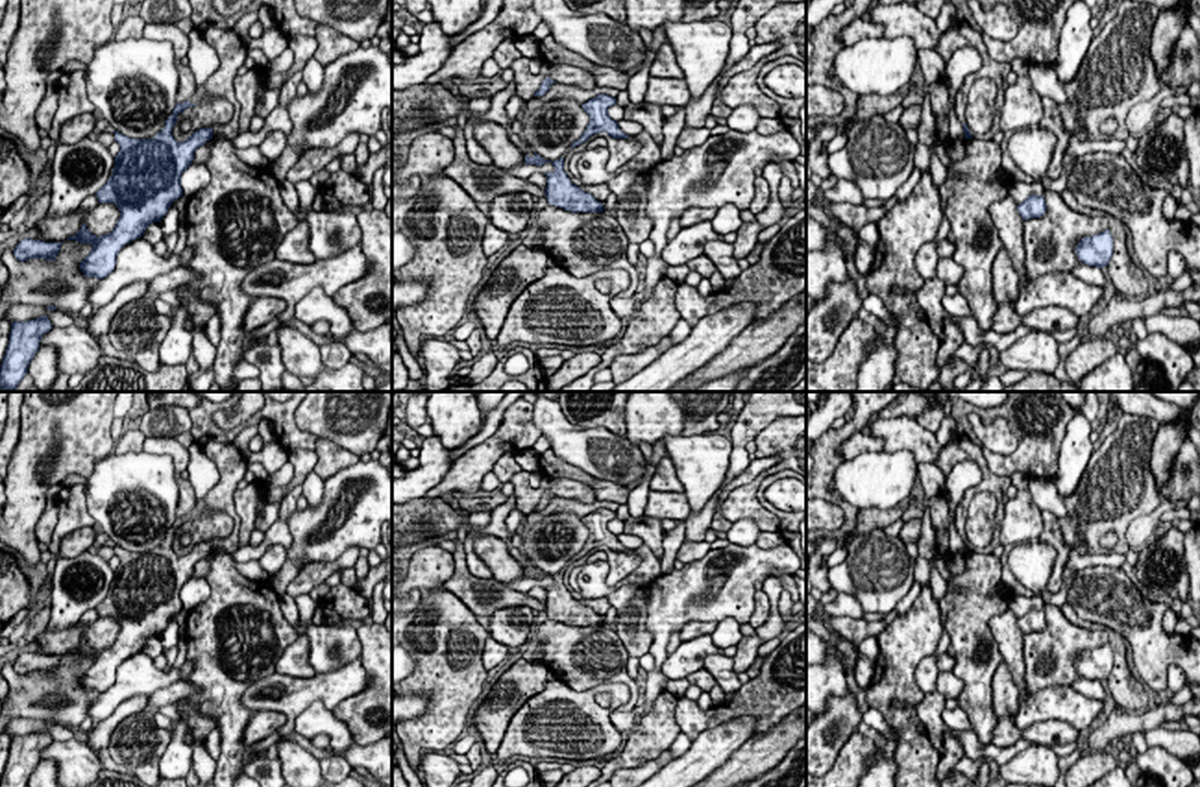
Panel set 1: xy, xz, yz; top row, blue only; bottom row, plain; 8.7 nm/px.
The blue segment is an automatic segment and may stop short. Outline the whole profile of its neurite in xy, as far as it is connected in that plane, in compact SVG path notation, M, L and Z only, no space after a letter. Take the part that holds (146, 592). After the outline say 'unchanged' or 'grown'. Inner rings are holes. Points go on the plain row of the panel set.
M211 440L203 445L205 454L216 464L220 480L203 497L196 501L190 514L176 517L165 541L153 552L129 552L118 545L115 556L120 565L115 569L115 582L107 597L94 608L98 617L115 617L120 632L107 648L92 648L85 637L67 654L91 658L91 667L80 676L85 691L104 693L116 678L118 665L135 652L141 652L146 641L168 626L170 619L183 610L181 587L192 578L194 565L211 554L216 547L233 554L239 549L240 519L235 512L233 495L248 471L246 456L231 443ZM207 510L218 510L233 519L233 532L227 538L202 541L187 554L178 556L172 541L178 528L194 521Z; grown

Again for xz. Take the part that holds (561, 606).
M536 565L533 571L525 569L525 578L542 580L545 576L555 580L553 586L544 586L547 591L545 611L549 619L562 621L571 626L603 626L605 621L601 615L569 595L564 586L562 571L557 575L545 575Z; unchanged

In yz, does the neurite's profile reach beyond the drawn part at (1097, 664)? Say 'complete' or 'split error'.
complete

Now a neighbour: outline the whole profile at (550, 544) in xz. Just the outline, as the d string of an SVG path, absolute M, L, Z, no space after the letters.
M573 512L545 515L521 534L521 552L545 575L557 575L581 552L590 536Z

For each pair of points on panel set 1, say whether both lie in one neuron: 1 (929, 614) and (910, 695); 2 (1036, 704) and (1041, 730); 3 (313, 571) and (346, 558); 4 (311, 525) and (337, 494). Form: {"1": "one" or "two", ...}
{"1": "one", "2": "two", "3": "one", "4": "one"}

